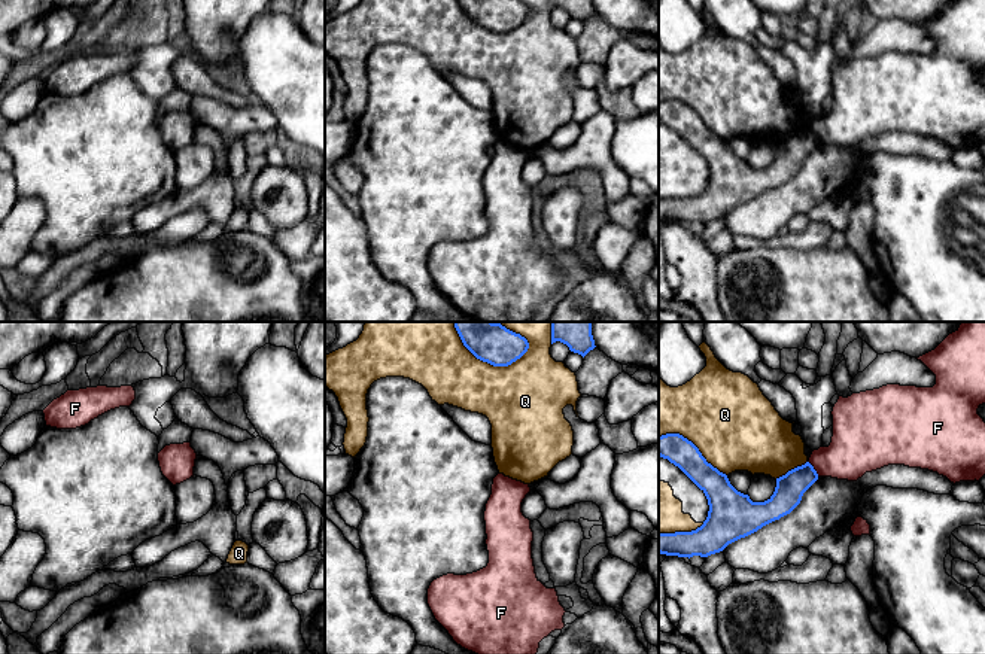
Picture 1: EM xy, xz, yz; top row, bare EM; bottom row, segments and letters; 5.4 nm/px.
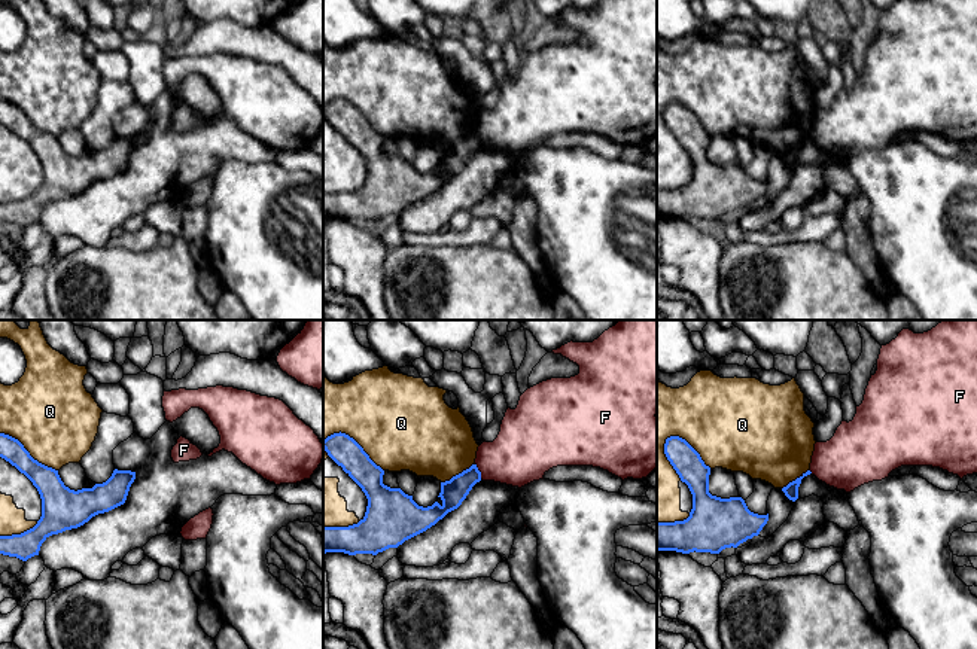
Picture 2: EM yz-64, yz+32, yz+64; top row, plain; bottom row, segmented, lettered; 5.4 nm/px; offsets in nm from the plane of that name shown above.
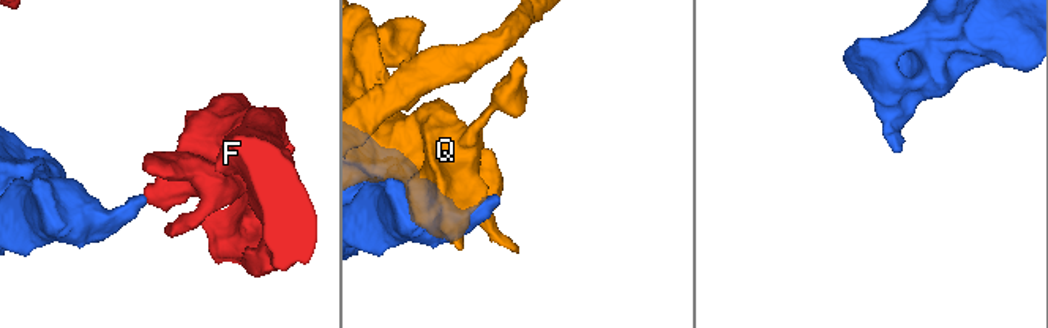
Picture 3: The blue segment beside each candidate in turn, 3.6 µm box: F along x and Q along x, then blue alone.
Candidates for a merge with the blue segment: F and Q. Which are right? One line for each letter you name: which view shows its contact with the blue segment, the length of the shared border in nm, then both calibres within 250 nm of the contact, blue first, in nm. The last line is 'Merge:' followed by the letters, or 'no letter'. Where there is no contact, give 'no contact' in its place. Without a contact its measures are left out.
Merge: no letter

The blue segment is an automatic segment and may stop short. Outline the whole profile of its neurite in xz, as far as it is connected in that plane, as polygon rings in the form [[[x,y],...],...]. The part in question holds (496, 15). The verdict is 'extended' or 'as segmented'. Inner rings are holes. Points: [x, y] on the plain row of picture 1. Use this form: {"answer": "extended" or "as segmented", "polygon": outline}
{"answer": "as segmented", "polygon": [[[459,0],[463,12],[480,27],[508,33],[520,25],[529,9],[520,0]]]}

